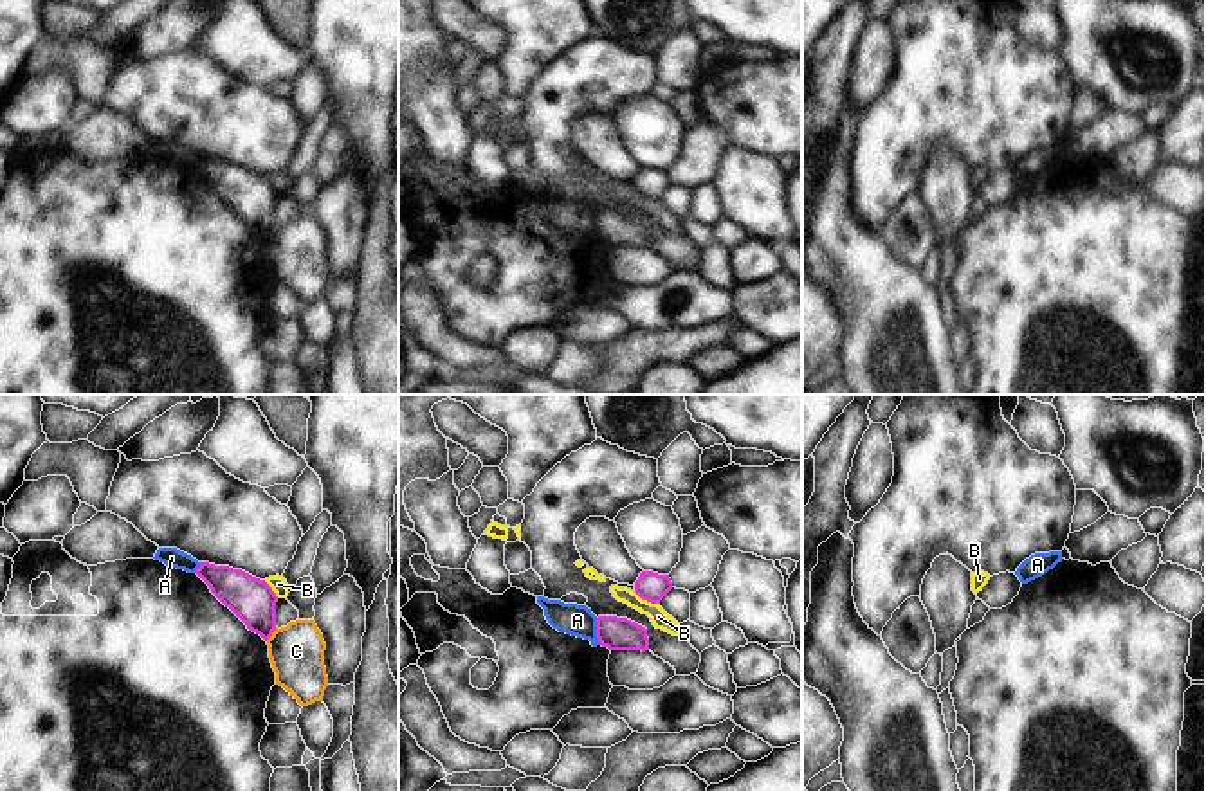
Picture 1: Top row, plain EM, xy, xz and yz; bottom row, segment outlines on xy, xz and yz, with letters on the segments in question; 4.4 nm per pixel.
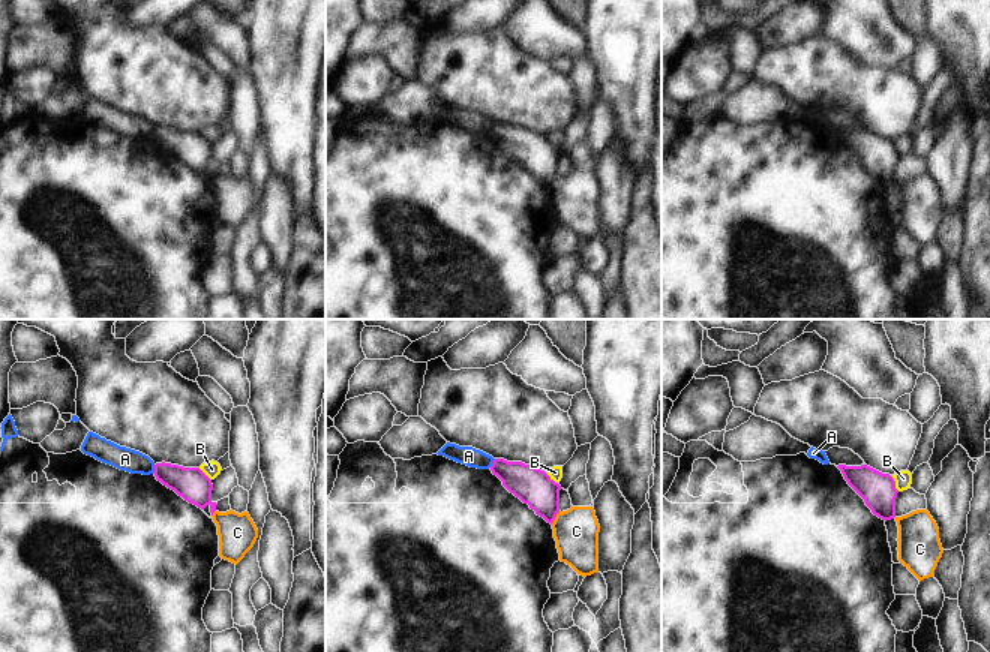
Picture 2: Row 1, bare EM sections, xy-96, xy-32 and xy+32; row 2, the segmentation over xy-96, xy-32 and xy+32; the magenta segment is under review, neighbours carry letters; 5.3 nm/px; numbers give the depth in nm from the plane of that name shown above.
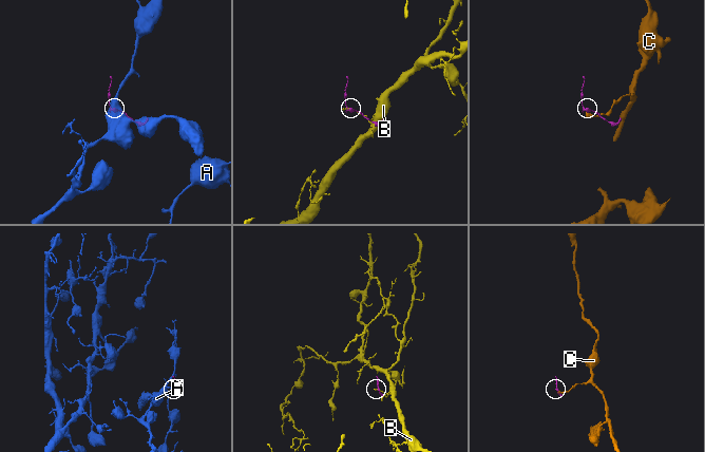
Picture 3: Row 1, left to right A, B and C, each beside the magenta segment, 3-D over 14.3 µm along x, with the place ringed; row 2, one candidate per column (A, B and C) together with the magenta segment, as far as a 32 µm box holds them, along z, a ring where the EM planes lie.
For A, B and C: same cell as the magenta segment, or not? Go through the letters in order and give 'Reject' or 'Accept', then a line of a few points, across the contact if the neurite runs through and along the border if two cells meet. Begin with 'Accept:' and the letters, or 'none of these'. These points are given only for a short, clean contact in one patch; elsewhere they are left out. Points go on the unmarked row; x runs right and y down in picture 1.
Accept: none of these
A: Reject. Line: xz (595, 215), (595, 233), (601, 240)
B: Reject
C: Reject. Line: xy (276, 224), (265, 236)

